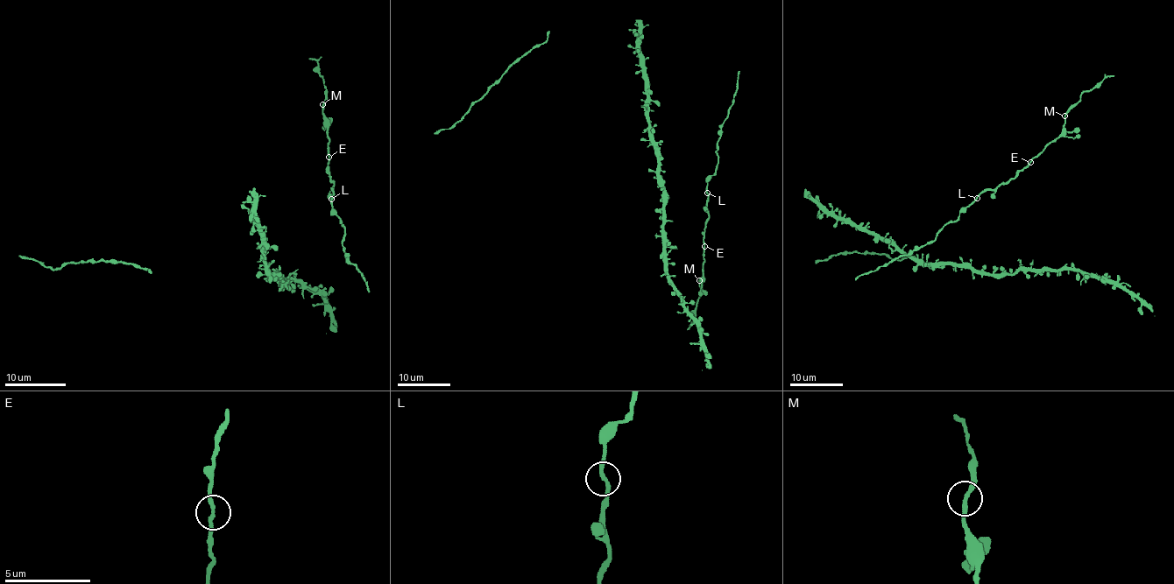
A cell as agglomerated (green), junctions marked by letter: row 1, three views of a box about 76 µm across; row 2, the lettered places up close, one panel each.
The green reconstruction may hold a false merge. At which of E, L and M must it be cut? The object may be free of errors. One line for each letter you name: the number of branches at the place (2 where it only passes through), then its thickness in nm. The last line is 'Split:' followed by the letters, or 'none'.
Split: none

